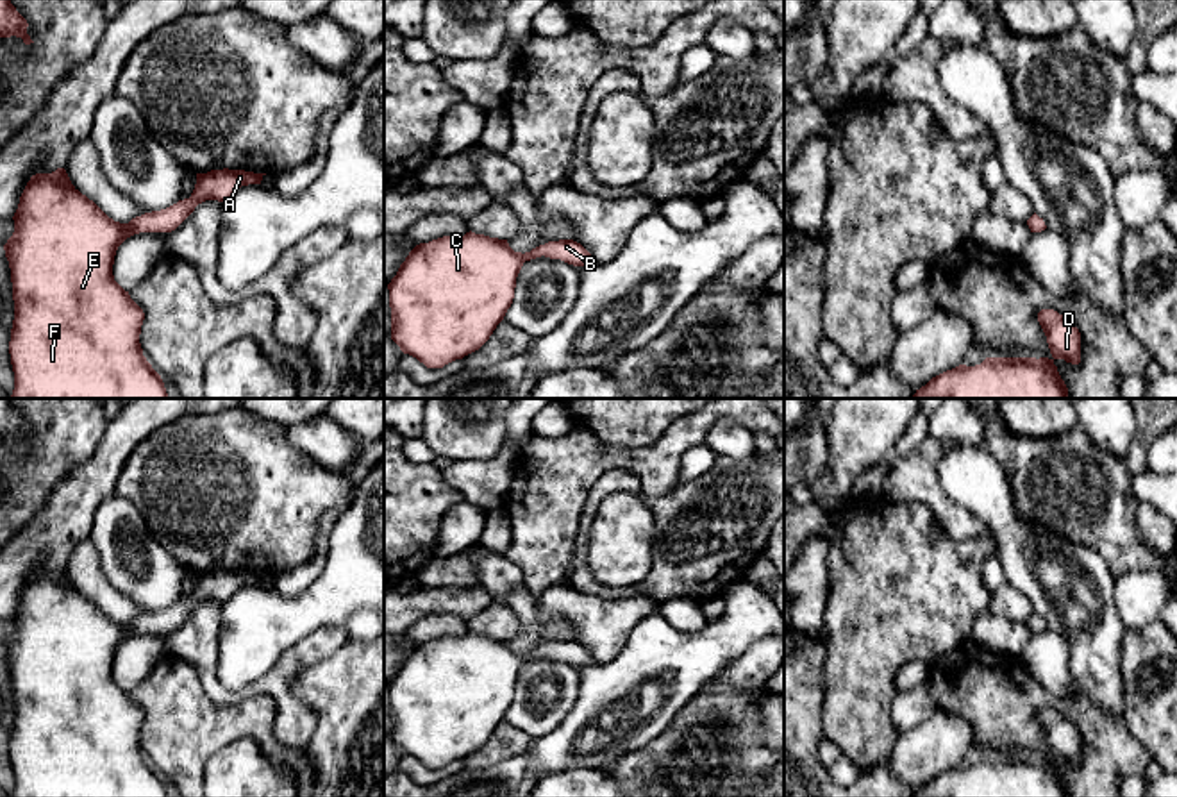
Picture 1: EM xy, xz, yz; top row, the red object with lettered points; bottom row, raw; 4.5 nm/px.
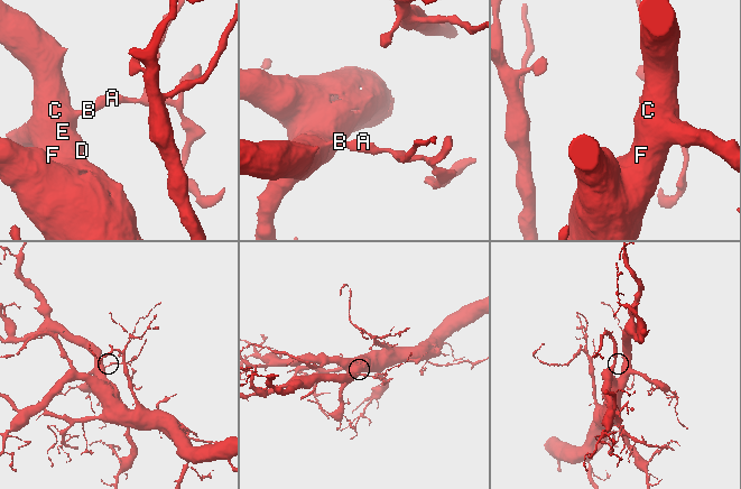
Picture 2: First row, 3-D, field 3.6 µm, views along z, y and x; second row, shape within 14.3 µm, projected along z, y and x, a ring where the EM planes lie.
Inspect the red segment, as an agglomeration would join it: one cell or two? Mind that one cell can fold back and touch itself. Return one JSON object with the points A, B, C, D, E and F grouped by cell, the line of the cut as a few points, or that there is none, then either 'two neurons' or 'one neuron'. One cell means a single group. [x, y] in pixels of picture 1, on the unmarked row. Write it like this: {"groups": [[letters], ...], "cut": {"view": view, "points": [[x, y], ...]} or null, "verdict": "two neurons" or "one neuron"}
{"groups": [["A", "B", "C", "D", "E", "F"]], "cut": null, "verdict": "one neuron"}

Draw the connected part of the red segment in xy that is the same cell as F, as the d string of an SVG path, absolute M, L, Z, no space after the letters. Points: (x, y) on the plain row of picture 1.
M64 568L32 575L13 617L14 633L4 645L14 701L11 797L168 797L139 743L145 713L114 681L116 650L134 634L175 631L198 604L225 604L236 590L261 584L264 575L229 568L196 574L189 599L129 624L109 618L71 584Z

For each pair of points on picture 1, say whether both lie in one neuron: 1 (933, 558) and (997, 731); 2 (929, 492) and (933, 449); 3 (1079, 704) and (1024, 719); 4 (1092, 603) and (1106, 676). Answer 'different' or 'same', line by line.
1: different
2: same
3: same
4: same

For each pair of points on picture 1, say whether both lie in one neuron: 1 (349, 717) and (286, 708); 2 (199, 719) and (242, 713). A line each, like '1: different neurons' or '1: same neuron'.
1: different neurons
2: same neuron

